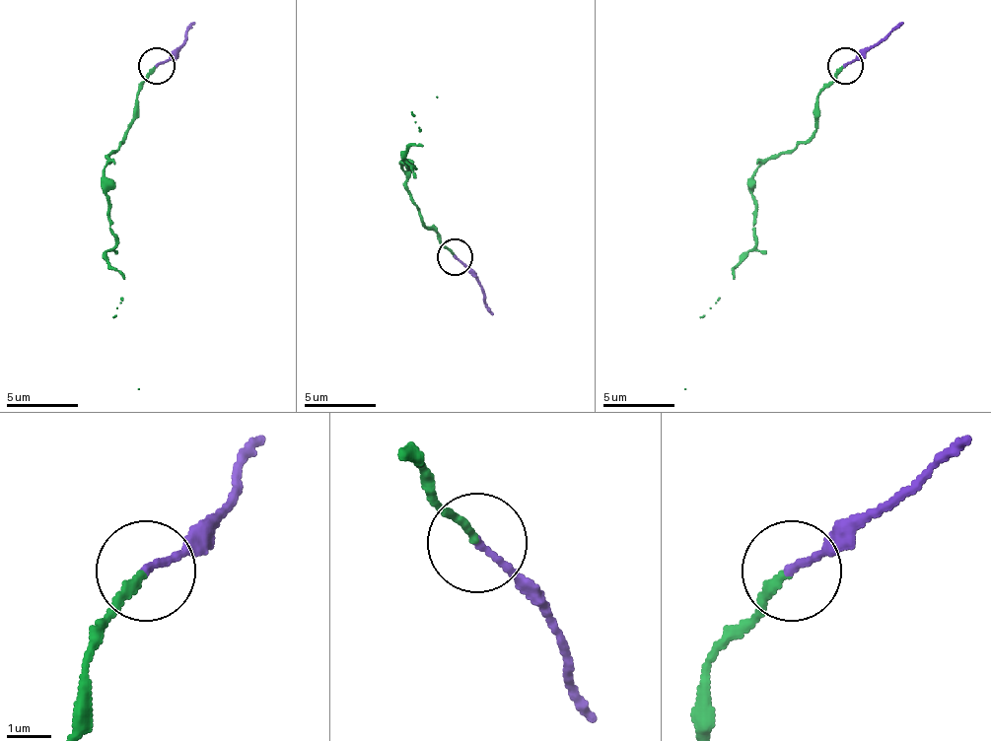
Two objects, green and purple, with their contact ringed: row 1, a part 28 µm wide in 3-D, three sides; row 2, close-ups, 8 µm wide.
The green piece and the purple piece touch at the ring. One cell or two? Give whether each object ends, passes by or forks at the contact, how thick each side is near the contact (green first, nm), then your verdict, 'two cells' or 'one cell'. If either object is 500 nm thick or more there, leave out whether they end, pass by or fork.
green ends; purple ends; calibres 180 and 150 nm; two cells

